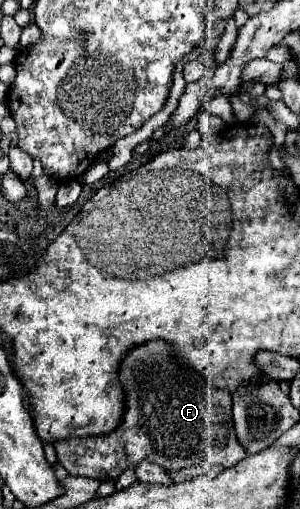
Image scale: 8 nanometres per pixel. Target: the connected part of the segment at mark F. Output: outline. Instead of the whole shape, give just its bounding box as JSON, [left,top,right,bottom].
[54,339,248,481]

